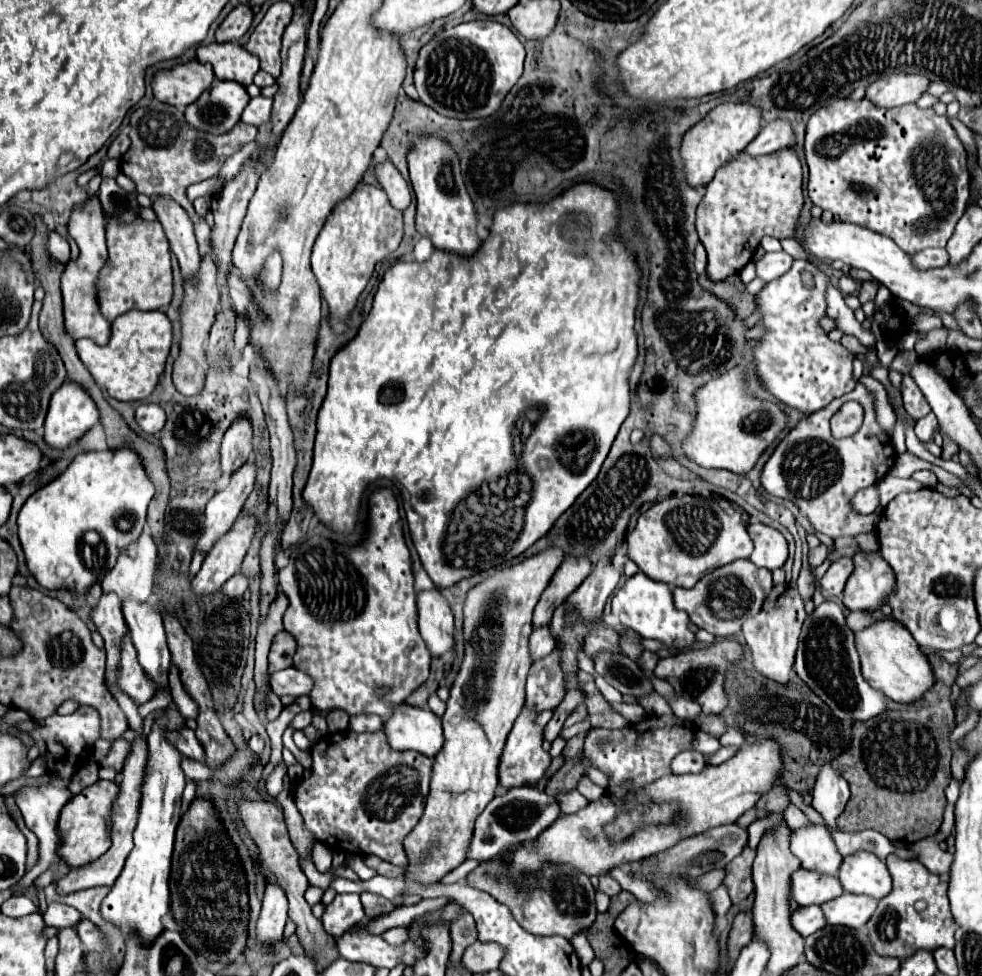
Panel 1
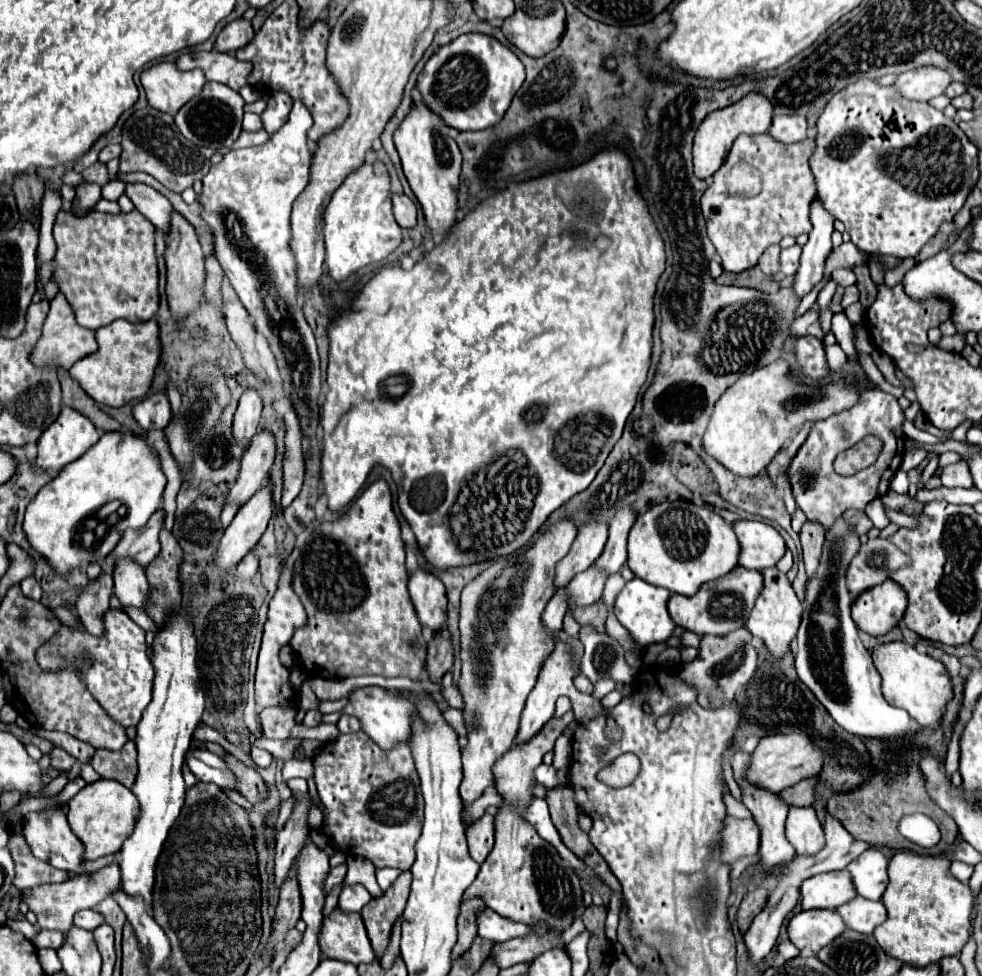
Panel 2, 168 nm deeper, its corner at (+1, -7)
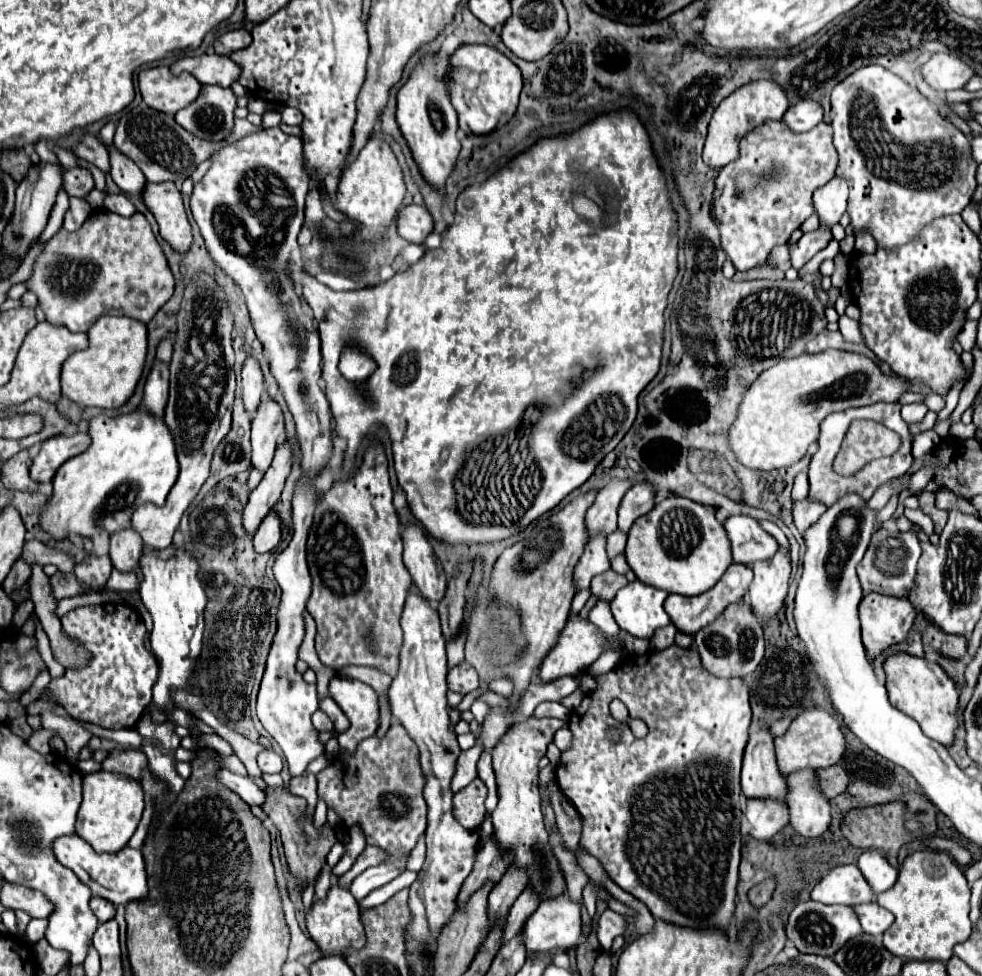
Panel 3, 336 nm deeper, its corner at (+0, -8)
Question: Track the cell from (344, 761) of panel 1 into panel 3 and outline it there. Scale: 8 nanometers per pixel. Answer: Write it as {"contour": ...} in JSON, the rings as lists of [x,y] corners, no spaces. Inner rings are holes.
{"contour":[[[398,721],[390,725],[384,737],[376,737],[376,735],[368,737],[358,743],[354,753],[332,759],[316,775],[316,779],[318,779],[318,797],[324,799],[328,809],[332,809],[340,817],[346,829],[360,825],[366,837],[366,845],[374,845],[386,851],[388,853],[386,861],[398,861],[408,857],[416,847],[418,839],[424,835],[424,829],[426,829],[426,801],[422,797],[424,775],[418,763],[418,749]]]}

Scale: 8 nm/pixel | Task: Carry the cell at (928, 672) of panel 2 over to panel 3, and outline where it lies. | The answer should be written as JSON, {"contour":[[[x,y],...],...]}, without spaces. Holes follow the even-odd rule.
{"contour":[[[892,653],[884,661],[886,673],[886,689],[894,707],[902,713],[908,713],[918,721],[922,733],[942,745],[950,745],[954,741],[954,729],[958,727],[958,689],[956,683],[948,677],[944,669],[934,659],[914,657],[910,653]]]}

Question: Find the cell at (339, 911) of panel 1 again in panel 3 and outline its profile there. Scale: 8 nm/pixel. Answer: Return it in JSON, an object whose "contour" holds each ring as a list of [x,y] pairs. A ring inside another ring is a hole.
{"contour":[[[400,861],[400,865],[376,865],[376,867],[368,867],[364,873],[360,873],[352,881],[350,893],[360,903],[370,891],[386,885],[388,881],[392,881],[394,877],[398,877],[404,869],[406,869],[406,861]]]}

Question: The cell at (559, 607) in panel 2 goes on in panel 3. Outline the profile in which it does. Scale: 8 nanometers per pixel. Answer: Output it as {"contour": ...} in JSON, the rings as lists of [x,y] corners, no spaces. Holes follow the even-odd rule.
{"contour":[[[596,537],[596,541],[590,541],[584,549],[584,555],[580,557],[576,569],[574,569],[574,587],[576,591],[588,589],[594,575],[604,573],[610,569],[608,557],[606,557],[606,537]]]}

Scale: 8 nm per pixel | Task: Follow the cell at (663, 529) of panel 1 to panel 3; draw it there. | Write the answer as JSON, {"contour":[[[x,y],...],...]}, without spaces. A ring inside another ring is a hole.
{"contour":[[[670,495],[634,521],[628,533],[626,561],[636,577],[652,587],[678,595],[700,595],[712,589],[732,565],[730,539],[714,513],[678,495]]]}

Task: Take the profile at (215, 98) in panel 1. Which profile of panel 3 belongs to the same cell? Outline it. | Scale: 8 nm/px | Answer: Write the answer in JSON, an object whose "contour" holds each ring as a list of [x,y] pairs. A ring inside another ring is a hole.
{"contour":[[[202,85],[196,101],[176,113],[176,123],[204,141],[224,141],[234,129],[236,95],[232,89]]]}

